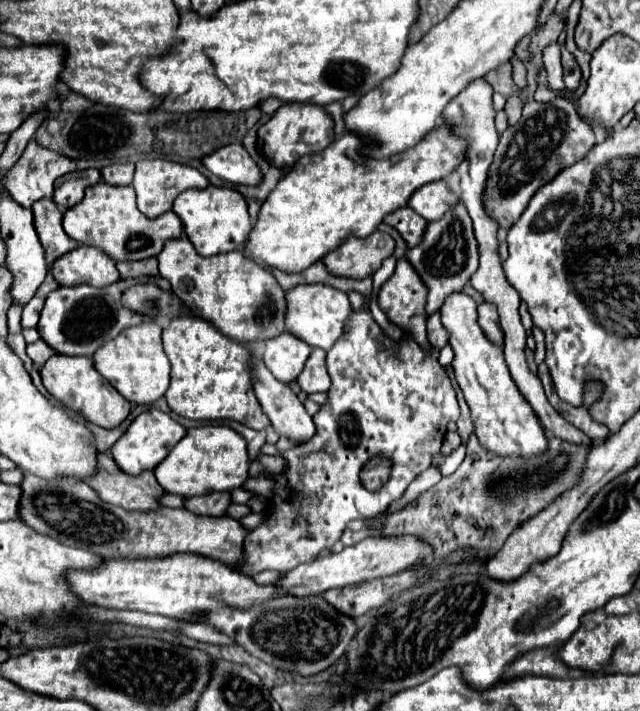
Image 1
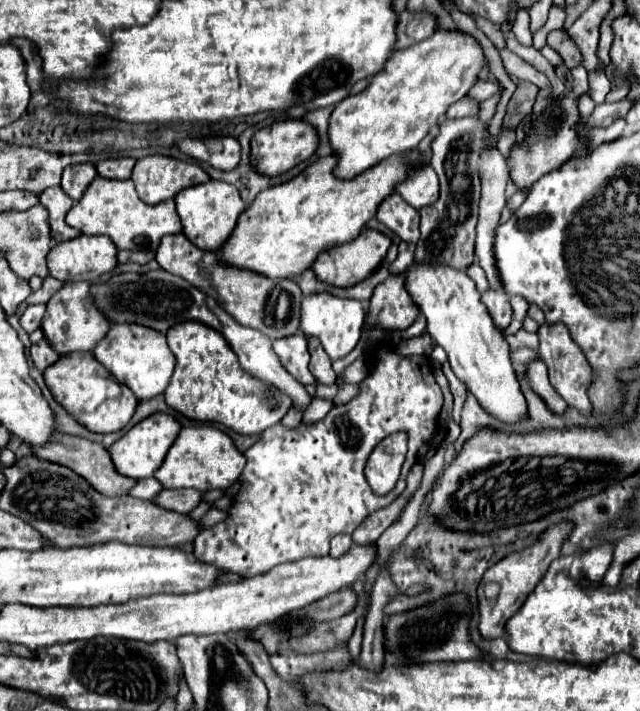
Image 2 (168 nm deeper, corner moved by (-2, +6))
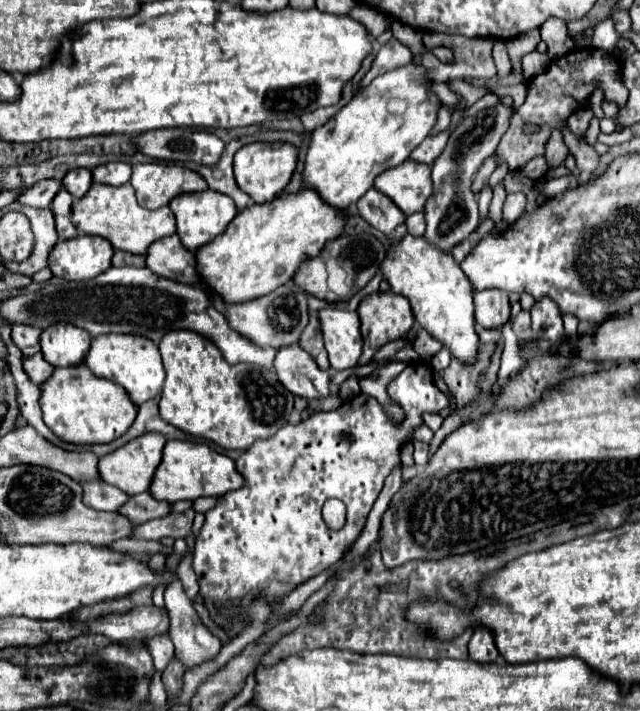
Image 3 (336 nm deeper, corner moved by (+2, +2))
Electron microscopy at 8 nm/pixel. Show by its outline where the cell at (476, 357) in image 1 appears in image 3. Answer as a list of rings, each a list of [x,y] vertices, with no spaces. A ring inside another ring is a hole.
[[[406,235],[396,247],[388,251],[382,263],[382,273],[388,279],[392,291],[404,295],[410,301],[412,313],[420,327],[440,341],[454,359],[472,365],[478,357],[480,345],[480,337],[474,327],[472,285],[452,255],[430,247],[422,237]]]

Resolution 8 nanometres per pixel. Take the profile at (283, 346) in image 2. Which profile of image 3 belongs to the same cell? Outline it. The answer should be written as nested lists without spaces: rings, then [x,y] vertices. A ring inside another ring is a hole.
[[[298,343],[278,349],[274,369],[278,381],[294,395],[304,399],[318,399],[330,393],[330,373],[318,369],[314,359]]]

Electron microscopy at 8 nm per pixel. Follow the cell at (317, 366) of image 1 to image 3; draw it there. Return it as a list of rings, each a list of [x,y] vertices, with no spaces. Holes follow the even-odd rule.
[[[314,315],[310,317],[308,327],[302,331],[300,345],[302,345],[304,351],[308,351],[312,355],[312,359],[316,361],[316,365],[322,371],[328,371],[330,369],[328,355],[326,355],[326,349],[324,349],[324,341],[322,341],[322,335],[318,333],[318,319],[314,319]]]

